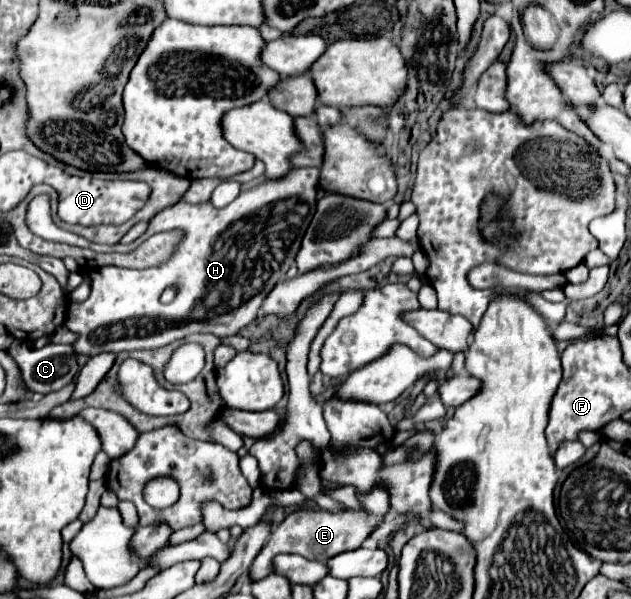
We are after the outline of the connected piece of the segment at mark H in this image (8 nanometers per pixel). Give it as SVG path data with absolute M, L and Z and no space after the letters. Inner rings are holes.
M301 167L293 169L283 179L265 181L255 189L241 191L239 197L223 209L215 209L209 201L197 205L181 201L157 213L157 217L149 221L149 229L143 237L129 245L119 243L113 247L59 229L51 219L49 199L45 195L35 197L29 203L27 225L35 235L47 241L87 247L101 253L129 253L155 233L171 229L185 231L173 257L159 267L137 271L111 265L90 272L89 299L83 303L71 303L67 309L65 327L77 333L77 341L71 345L73 351L77 355L93 357L103 351L119 353L159 349L191 333L213 333L217 337L237 335L257 317L265 297L295 263L303 233L315 213L317 181L317 167ZM237 221L243 221L243 243L241 239L225 239L225 231ZM217 243L221 243L221 247L217 247ZM169 285L177 285L177 297L171 303L161 303L161 293Z

